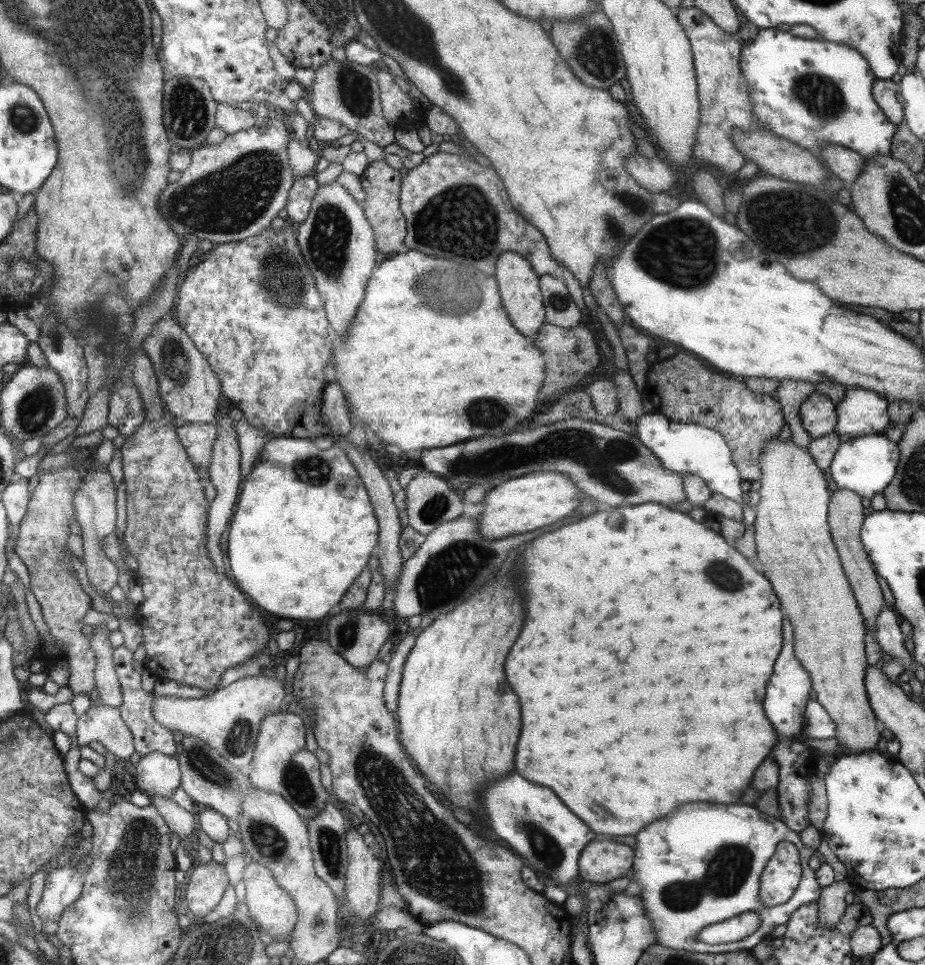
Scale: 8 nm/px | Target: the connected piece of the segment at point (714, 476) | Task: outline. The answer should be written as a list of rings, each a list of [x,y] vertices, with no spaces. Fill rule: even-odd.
[[[655,411],[646,412],[634,420],[634,428],[637,437],[661,459],[662,465],[681,474],[682,478],[688,474],[701,476],[713,493],[722,494],[738,504],[746,504],[745,526],[755,524],[756,510],[747,504],[742,477],[732,460],[730,446],[720,432],[698,424],[677,423]]]

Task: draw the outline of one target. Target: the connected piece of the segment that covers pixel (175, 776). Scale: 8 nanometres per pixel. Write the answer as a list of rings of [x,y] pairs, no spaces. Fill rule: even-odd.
[[[154,751],[141,757],[136,763],[136,779],[139,790],[153,797],[162,795],[171,798],[180,786],[180,767],[174,756],[164,756],[162,751]]]

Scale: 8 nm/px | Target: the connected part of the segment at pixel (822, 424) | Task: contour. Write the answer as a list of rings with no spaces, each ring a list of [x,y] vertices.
[[[816,391],[802,403],[800,410],[802,426],[812,438],[820,438],[834,431],[836,406],[829,396]]]

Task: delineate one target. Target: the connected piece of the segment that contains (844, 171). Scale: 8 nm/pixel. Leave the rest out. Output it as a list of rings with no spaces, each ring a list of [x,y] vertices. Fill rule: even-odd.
[[[826,143],[824,149],[820,151],[820,156],[826,162],[826,166],[842,180],[844,189],[854,184],[858,175],[862,175],[864,165],[866,165],[866,157],[834,143]]]

